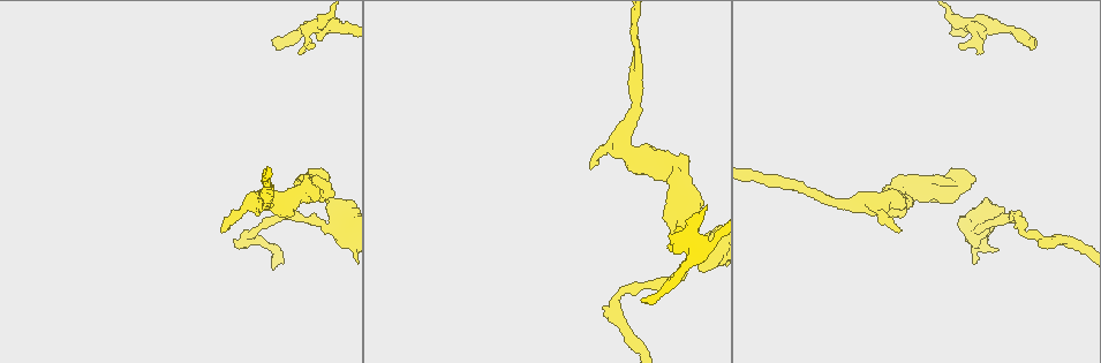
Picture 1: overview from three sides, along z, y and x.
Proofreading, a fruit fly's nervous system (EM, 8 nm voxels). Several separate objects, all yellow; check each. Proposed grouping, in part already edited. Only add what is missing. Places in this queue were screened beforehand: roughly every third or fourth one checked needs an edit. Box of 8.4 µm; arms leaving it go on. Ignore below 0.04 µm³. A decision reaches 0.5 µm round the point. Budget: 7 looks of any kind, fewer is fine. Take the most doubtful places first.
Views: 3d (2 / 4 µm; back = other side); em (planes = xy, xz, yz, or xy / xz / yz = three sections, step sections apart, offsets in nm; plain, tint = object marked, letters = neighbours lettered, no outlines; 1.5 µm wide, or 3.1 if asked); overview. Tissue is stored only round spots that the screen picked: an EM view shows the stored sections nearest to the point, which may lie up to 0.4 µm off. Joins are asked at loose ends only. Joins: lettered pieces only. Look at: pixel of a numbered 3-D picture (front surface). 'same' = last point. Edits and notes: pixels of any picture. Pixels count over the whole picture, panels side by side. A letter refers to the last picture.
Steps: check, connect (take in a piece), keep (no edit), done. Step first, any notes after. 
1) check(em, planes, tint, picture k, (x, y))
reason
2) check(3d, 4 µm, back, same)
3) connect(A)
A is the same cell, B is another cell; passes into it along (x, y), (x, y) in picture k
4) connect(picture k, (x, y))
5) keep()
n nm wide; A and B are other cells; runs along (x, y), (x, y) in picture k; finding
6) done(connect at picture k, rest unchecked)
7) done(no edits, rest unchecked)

check(3d, 4 µm, picture 1, (1030, 39))
free end

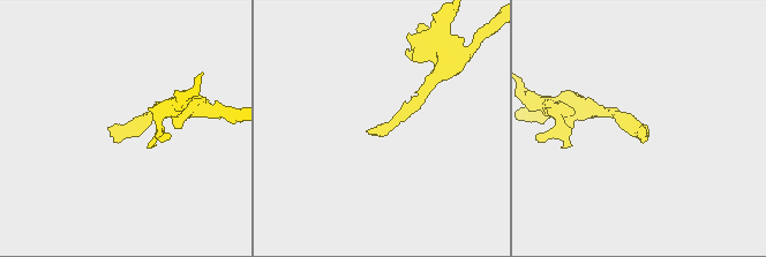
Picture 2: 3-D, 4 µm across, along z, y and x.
check(em, yz, step 4, tint, picture 2, (638, 129))
shape alone is not enough

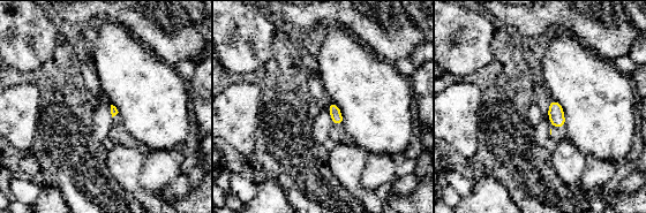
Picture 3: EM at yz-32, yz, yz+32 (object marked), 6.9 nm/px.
check(em, planes, letters, same)
another direction

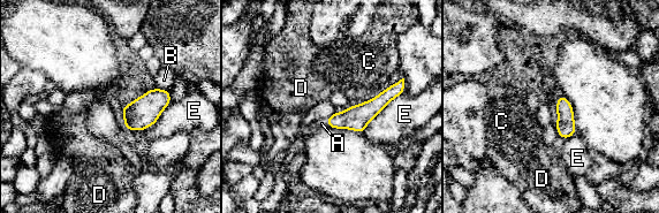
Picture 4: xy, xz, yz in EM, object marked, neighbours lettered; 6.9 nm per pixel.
connect(A)
180 nm wide; A is the same cell, B, C, D and E are other cells; passes into it along (356, 118), (326, 121), (322, 123) in picture 4; it goes on there

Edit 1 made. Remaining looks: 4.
check(overview)
see it whole again

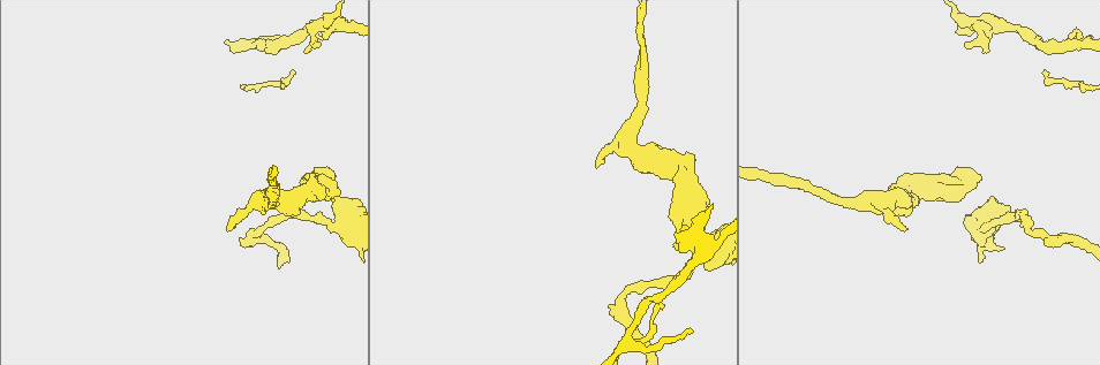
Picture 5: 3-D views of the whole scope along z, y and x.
check(3d, 2 µm, picture 5, (981, 178))
free end

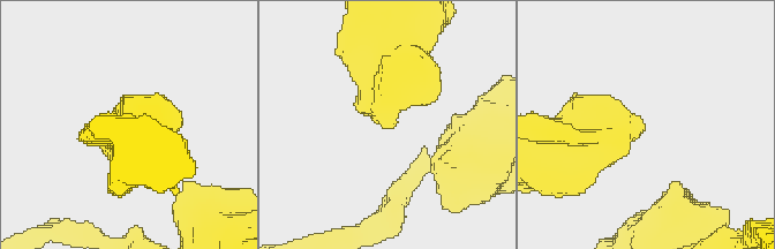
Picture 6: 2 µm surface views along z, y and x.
check(em, yz, step 8, tint, picture 6, (383, 127))
now the EM

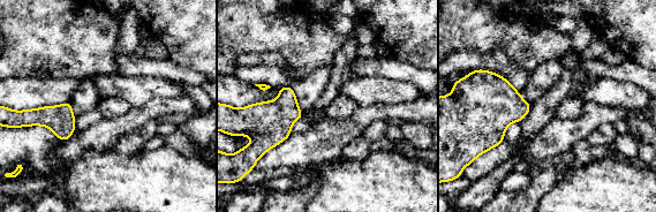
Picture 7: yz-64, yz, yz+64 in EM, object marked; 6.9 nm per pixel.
check(em, yz, step 8, letters, same)
what lies round it

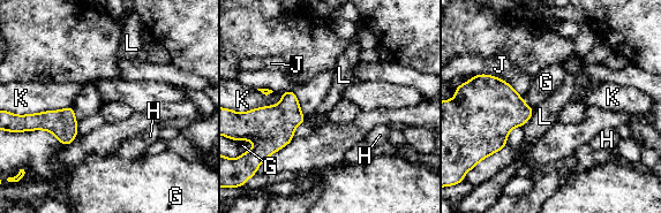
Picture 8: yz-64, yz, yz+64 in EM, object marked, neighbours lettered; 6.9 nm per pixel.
keep()
G, H, J, K and L are other cells; border along (534, 109), (523, 127) in picture 8; no lettered piece goes on from it

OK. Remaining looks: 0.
done(connect at picture 4, rest unchecked)

